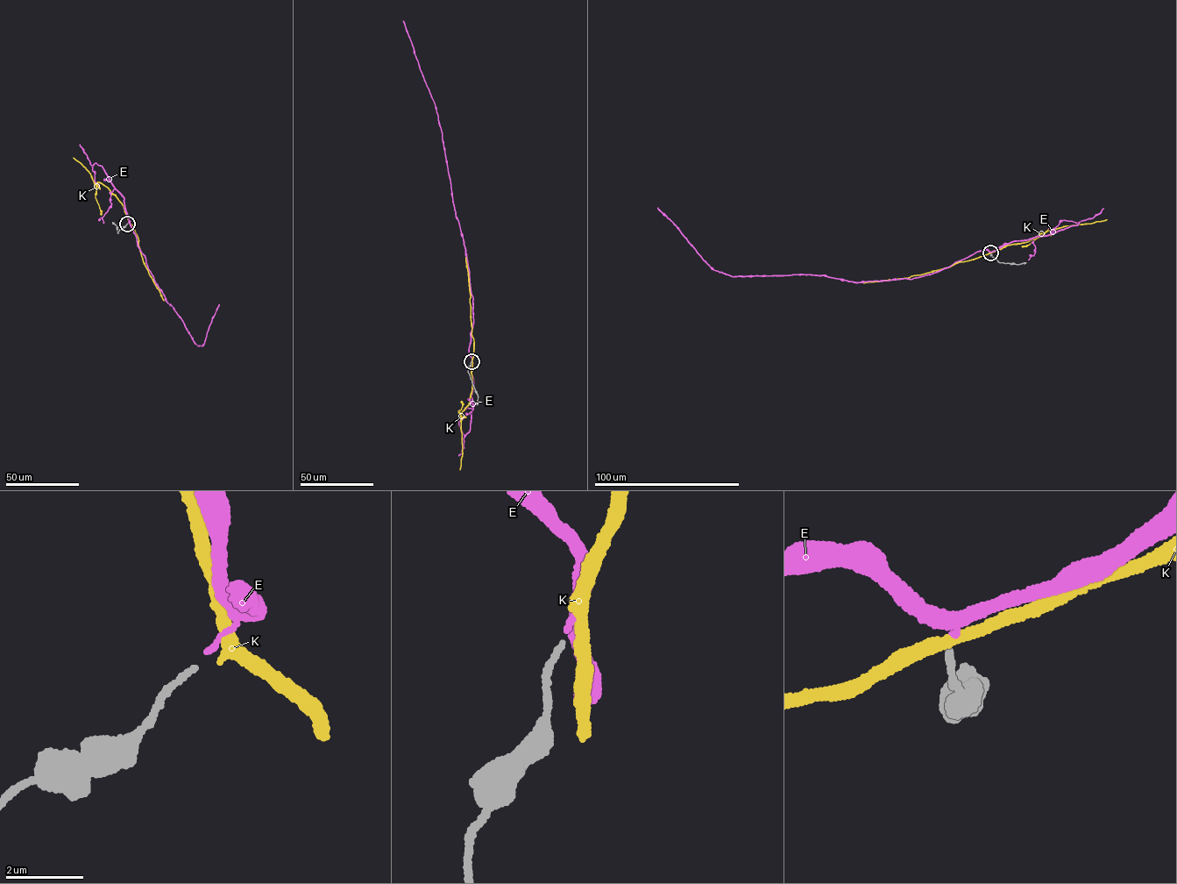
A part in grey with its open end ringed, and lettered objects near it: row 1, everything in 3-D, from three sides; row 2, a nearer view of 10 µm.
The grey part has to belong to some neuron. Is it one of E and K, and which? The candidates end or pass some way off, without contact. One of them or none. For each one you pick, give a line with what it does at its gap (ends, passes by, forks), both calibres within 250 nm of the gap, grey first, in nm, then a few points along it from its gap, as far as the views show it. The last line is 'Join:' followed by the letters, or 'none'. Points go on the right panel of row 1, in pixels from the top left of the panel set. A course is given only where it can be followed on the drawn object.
E: it ends there; 130 nm thick on the grey side, 120 nm on the other; it runs (990, 253), (976, 252), (947, 267), (909, 279), (857, 282), (810, 274), (732, 276), (713, 269), (657, 208)
Join: E

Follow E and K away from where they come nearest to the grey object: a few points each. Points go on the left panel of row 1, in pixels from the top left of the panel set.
E: (128, 223), (130, 221), (154, 280), (197, 345), (202, 346), (219, 304)
K: (128, 223), (123, 206), (116, 196), (103, 184), (96, 184), (87, 169), (73, 158)

